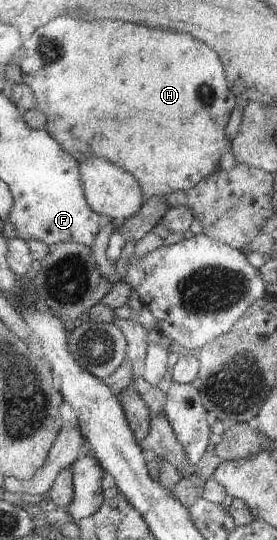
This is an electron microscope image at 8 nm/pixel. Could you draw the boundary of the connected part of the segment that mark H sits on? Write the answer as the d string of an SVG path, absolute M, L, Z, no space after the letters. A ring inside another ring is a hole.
M58 17L52 23L42 27L42 43L40 43L40 29L30 36L24 43L26 57L18 59L21 67L23 81L38 98L38 107L47 117L45 130L69 153L78 163L92 158L103 158L112 162L138 177L146 200L154 196L169 196L174 192L188 191L196 187L208 175L213 174L219 168L220 159L224 153L231 151L233 140L226 137L226 125L230 121L230 115L238 102L228 87L228 79L224 73L224 65L214 49L210 49L206 43L198 41L192 35L184 33L168 33L162 29L150 29L136 23L126 21L78 21L72 17Z

